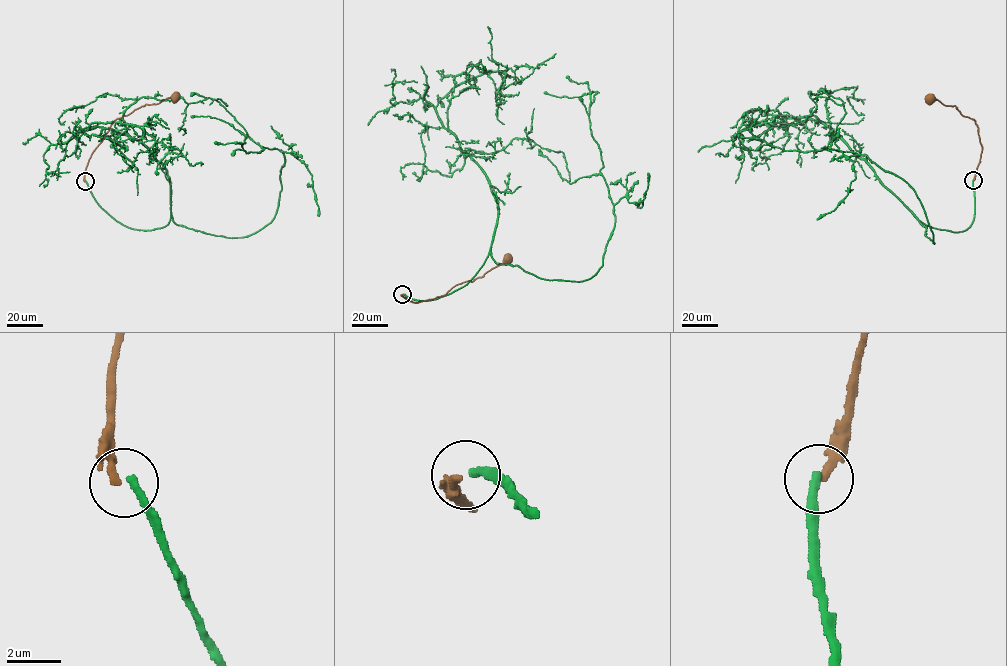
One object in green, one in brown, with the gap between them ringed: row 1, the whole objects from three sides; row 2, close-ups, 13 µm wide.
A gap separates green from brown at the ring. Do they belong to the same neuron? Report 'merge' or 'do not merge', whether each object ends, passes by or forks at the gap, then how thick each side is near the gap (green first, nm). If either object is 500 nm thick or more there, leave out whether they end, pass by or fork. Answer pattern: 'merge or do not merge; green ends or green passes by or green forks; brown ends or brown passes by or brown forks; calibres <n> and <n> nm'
do not merge; green ends; brown ends; calibres 320 and 280 nm

